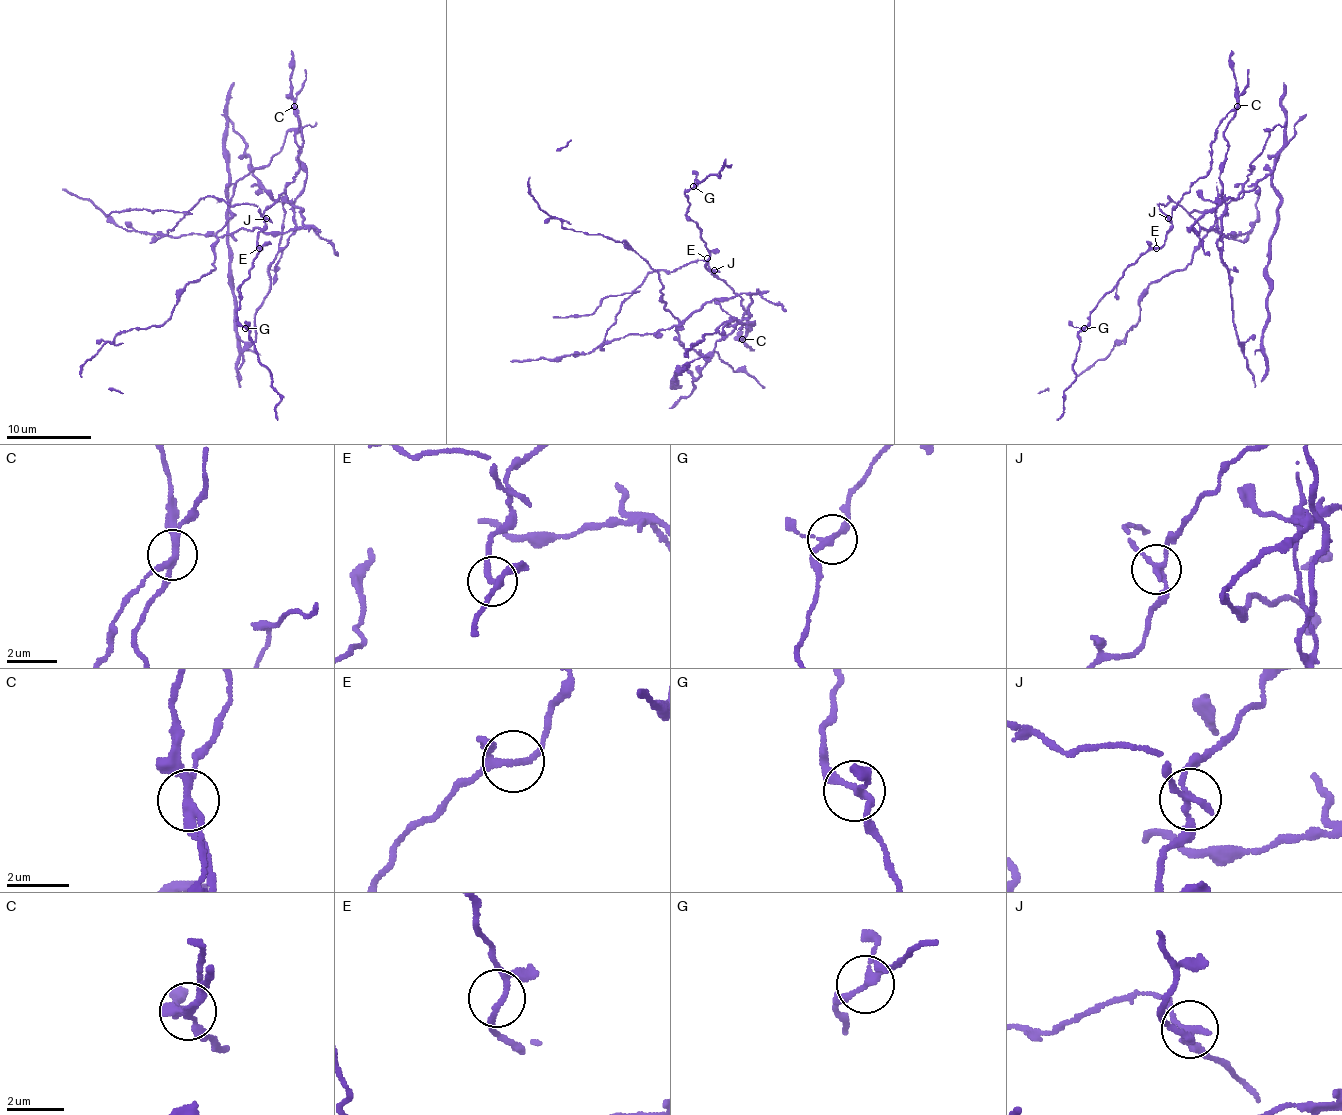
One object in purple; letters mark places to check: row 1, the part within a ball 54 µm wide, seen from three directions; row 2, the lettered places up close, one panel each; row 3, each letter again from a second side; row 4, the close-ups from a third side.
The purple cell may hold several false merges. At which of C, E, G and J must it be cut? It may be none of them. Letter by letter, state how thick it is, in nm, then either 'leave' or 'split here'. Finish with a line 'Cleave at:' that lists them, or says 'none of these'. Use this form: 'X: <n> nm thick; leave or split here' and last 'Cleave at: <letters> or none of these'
C: 240 nm thick; split here
E: 170 nm thick; leave
G: 190 nm thick; leave
J: 200 nm thick; split here
Cleave at: C, J

